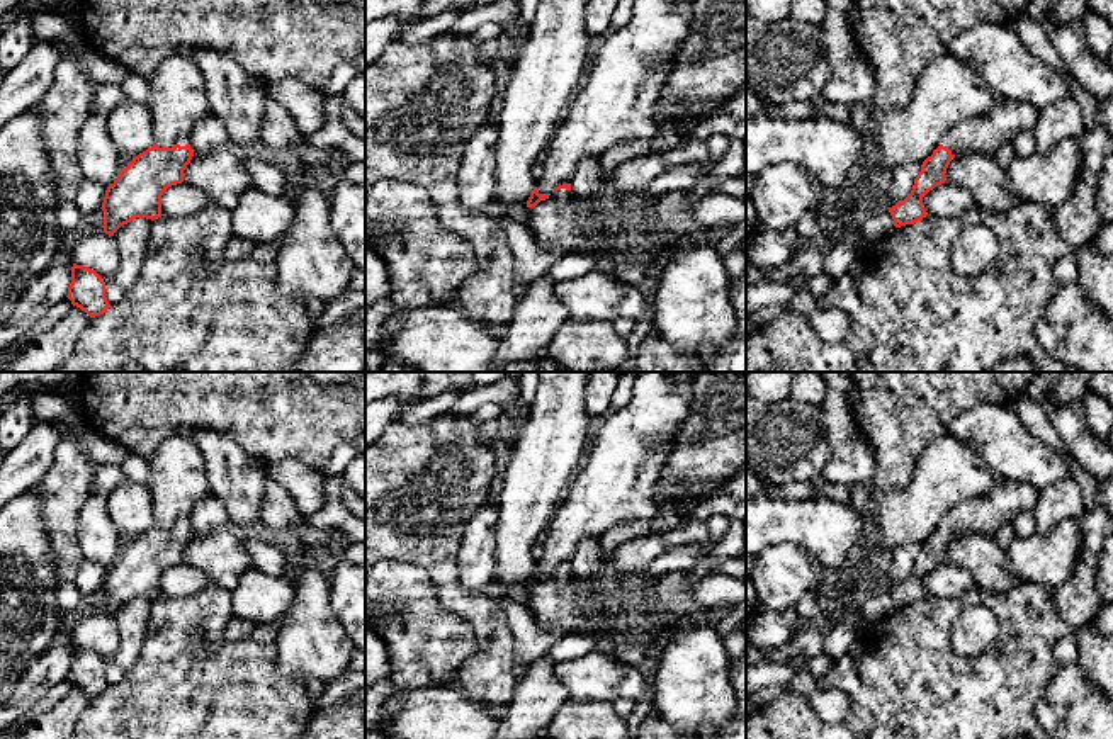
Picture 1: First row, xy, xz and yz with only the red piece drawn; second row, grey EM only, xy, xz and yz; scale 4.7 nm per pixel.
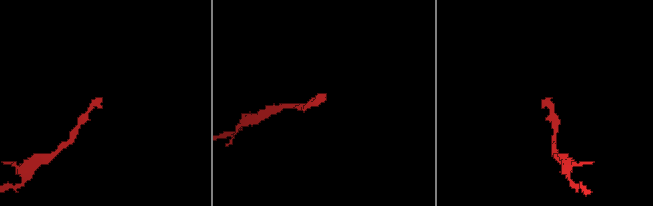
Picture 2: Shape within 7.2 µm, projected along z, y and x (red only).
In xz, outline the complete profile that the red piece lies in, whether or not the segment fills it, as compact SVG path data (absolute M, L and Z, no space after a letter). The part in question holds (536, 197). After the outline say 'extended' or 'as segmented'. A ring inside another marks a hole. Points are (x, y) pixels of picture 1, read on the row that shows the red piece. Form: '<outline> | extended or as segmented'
M562 183L552 194L534 189L525 216L542 246L588 255L595 272L639 289L649 302L671 258L715 236L693 216L683 192L590 211L573 195L571 183Z | extended

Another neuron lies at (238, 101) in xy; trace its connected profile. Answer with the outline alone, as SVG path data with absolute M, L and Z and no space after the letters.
M201 49L192 59L204 76L212 112L228 131L228 144L238 153L267 155L260 136L265 85L223 53Z

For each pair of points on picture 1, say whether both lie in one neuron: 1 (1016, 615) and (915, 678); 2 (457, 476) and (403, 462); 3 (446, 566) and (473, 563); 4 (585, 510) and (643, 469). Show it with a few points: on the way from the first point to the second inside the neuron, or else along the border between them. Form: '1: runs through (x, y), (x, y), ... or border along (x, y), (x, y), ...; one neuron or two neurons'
1: runs through (1015, 649), (986, 678), (949, 678); one neuron
2: runs through (444, 476), (417, 476); one neuron
3: border along (466, 525), (457, 578), (466, 590), (481, 593); two neurons
4: runs through (598, 498), (629, 469); one neuron

